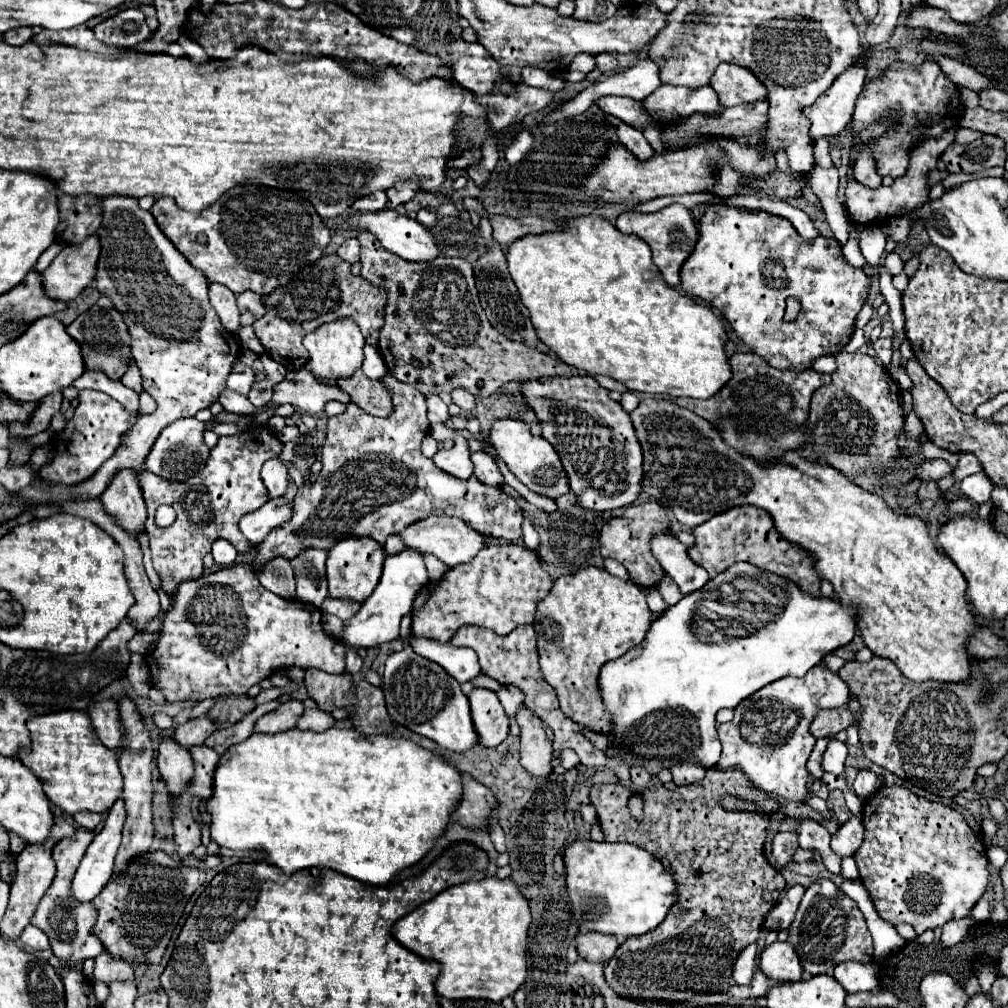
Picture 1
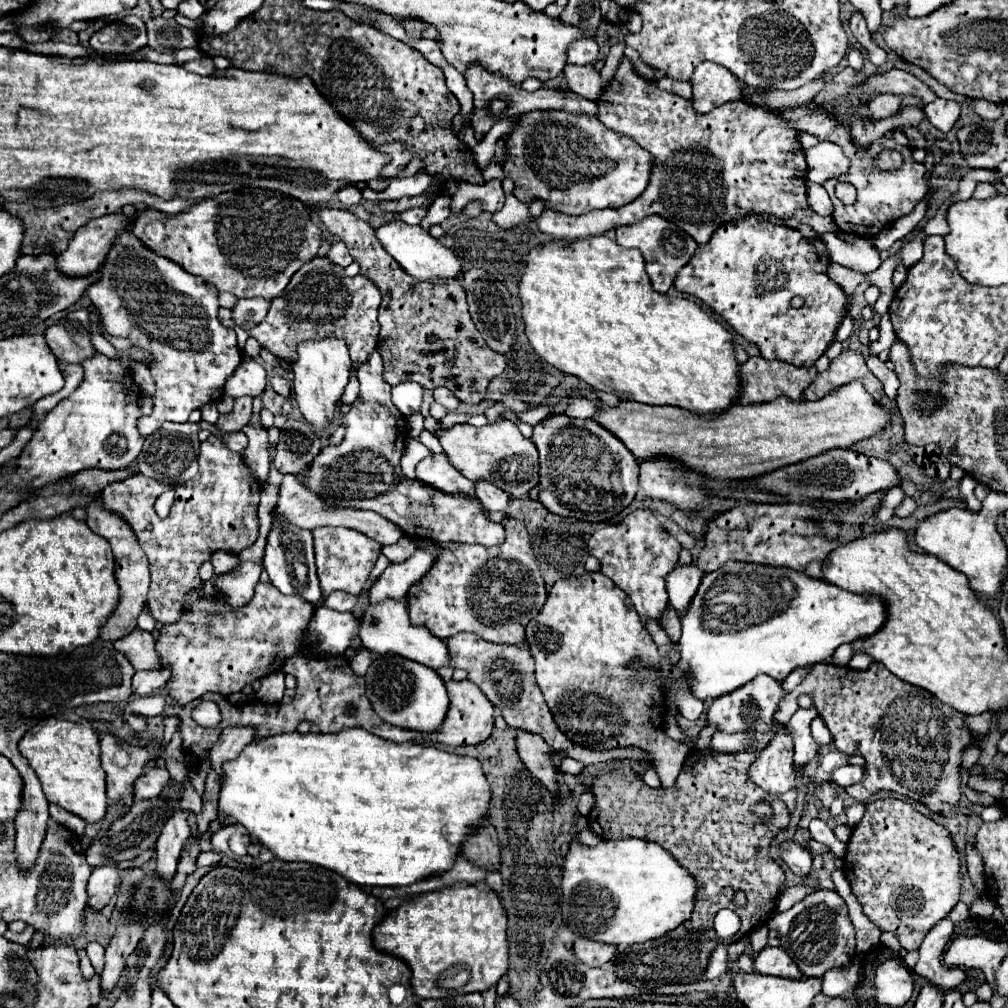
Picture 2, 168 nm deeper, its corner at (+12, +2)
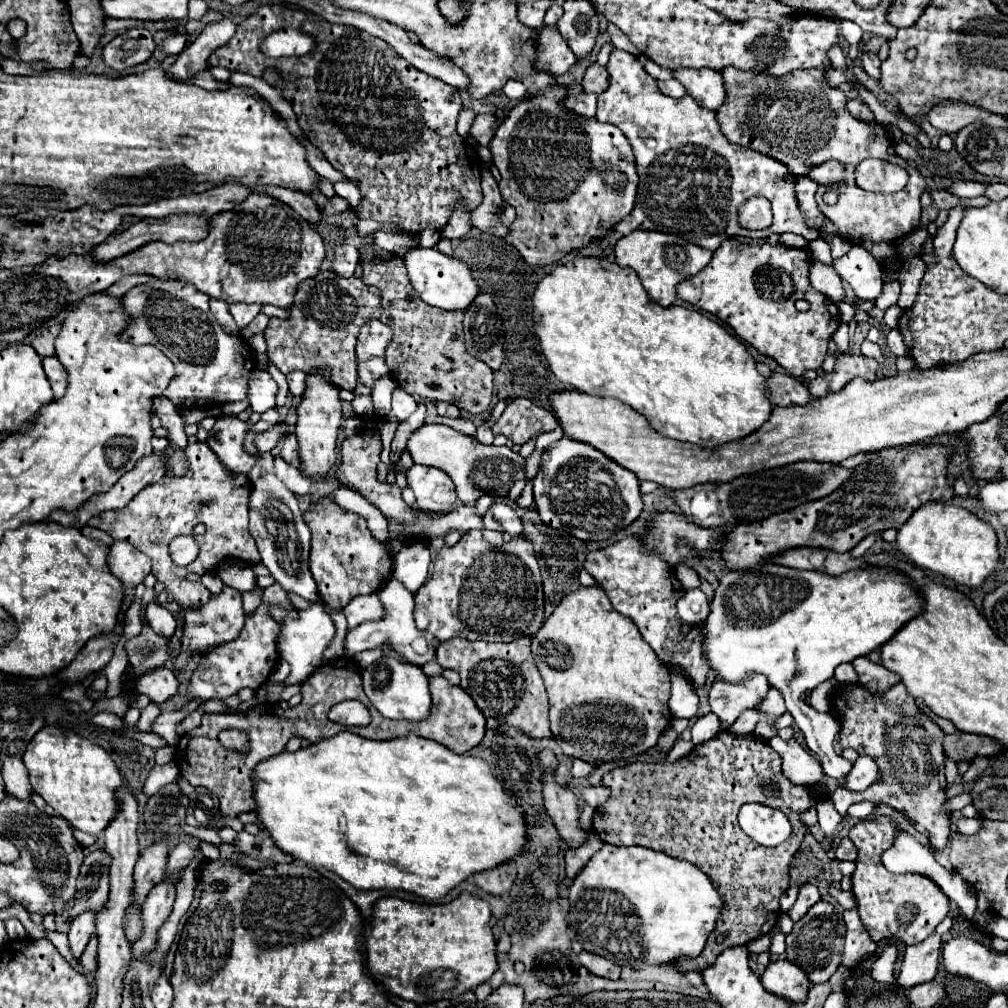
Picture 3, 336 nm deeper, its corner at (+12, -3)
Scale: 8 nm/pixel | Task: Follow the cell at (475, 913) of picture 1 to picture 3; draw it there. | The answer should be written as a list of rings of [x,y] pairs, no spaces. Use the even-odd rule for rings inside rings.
[[[462,893],[446,905],[382,897],[372,905],[366,967],[386,991],[416,1005],[452,999],[476,989],[498,969],[490,919],[490,905],[470,893]]]

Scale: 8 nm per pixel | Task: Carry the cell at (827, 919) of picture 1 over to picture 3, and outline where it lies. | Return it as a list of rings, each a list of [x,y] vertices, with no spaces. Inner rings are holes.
[[[818,901],[798,923],[794,923],[792,933],[786,937],[786,959],[800,967],[812,983],[826,983],[838,969],[844,949],[844,919],[832,903]]]

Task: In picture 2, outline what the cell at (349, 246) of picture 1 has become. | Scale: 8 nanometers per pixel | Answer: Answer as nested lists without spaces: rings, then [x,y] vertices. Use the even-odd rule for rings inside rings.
[[[344,242],[332,244],[332,248],[330,248],[330,252],[328,252],[328,258],[330,258],[334,264],[340,264],[340,266],[348,266],[348,264],[352,262],[352,256],[350,256],[350,252],[348,252],[348,248],[346,248]]]

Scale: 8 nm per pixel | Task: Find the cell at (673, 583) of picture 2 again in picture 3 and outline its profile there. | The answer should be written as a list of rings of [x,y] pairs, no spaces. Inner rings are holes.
[[[690,589],[686,591],[680,601],[678,601],[678,615],[684,623],[688,625],[698,625],[708,617],[708,599],[700,589]]]

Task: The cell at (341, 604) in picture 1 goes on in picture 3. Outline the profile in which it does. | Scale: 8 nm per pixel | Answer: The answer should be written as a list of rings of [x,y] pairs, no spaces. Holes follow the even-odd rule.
[[[378,593],[358,595],[342,611],[348,619],[350,629],[364,621],[380,621],[380,617],[384,617],[384,605],[380,605]]]

